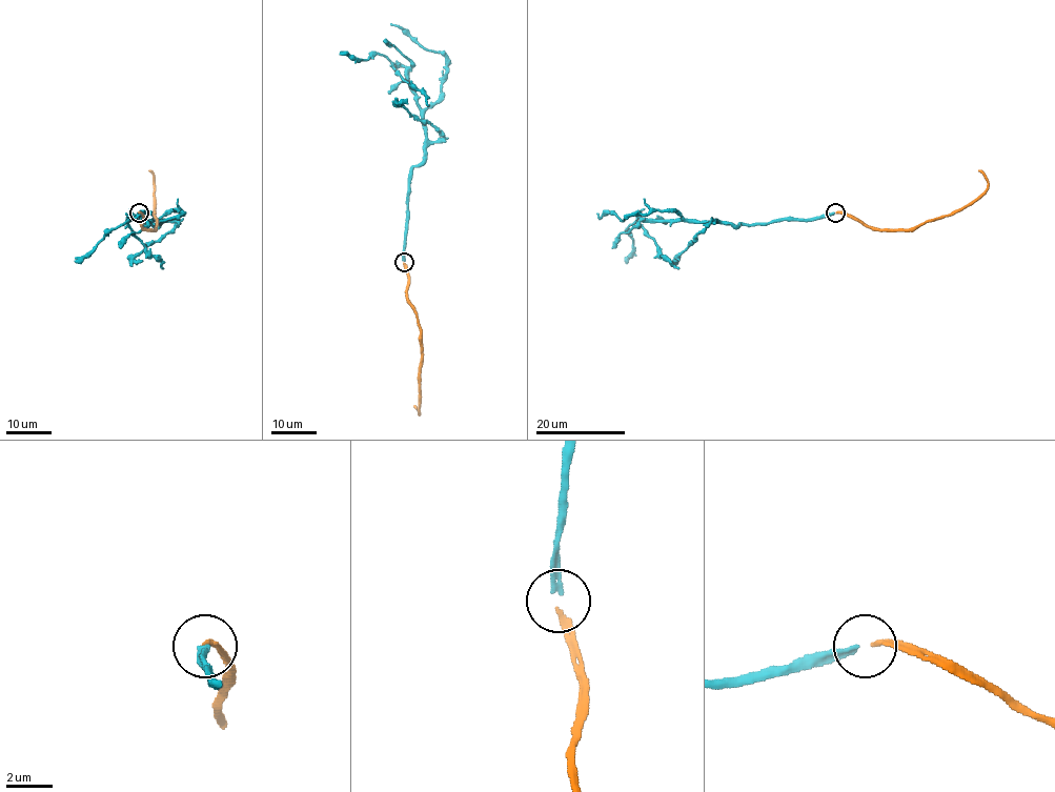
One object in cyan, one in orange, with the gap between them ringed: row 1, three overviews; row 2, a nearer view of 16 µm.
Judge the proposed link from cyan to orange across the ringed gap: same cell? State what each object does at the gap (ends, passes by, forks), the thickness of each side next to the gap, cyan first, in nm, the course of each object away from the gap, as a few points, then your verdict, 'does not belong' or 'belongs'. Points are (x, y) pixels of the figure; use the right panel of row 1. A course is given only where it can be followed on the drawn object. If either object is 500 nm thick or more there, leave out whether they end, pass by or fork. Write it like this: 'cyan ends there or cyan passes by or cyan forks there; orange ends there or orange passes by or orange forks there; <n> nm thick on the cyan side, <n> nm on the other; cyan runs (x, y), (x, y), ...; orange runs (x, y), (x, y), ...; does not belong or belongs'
cyan ends there; orange ends there; 280 nm thick on the cyan side, 220 nm on the other; cyan runs (834, 212), (809, 219), (776, 219), (735, 226), (638, 217), (641, 226), (669, 263), (678, 268); orange runs (836, 212), (877, 229), (915, 229), (975, 201), (988, 187), (988, 179), (978, 169); belongs

